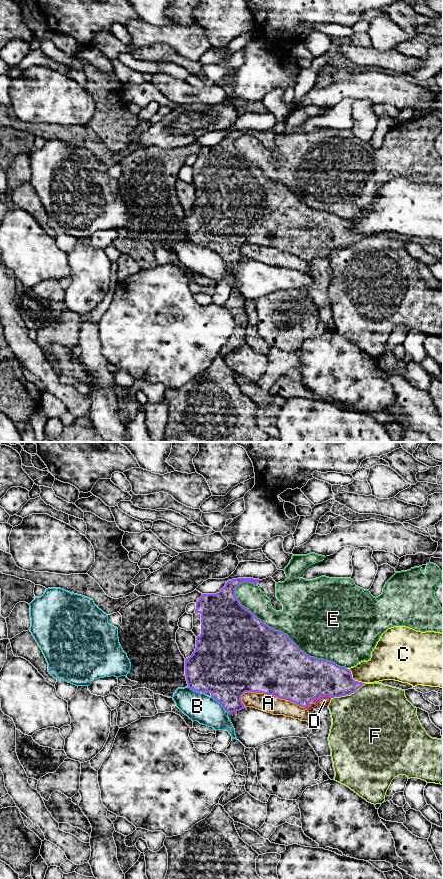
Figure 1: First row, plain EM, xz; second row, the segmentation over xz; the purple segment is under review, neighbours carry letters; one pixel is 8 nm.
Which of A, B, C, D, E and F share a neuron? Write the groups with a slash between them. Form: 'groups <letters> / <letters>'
groups A / B / C / D / E / F

